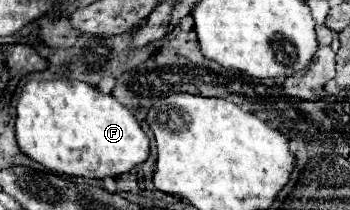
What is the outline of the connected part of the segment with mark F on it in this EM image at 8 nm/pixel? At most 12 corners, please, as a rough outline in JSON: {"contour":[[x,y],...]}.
{"contour":[[70,79],[26,83],[22,153],[120,177],[150,155],[124,105]]}

